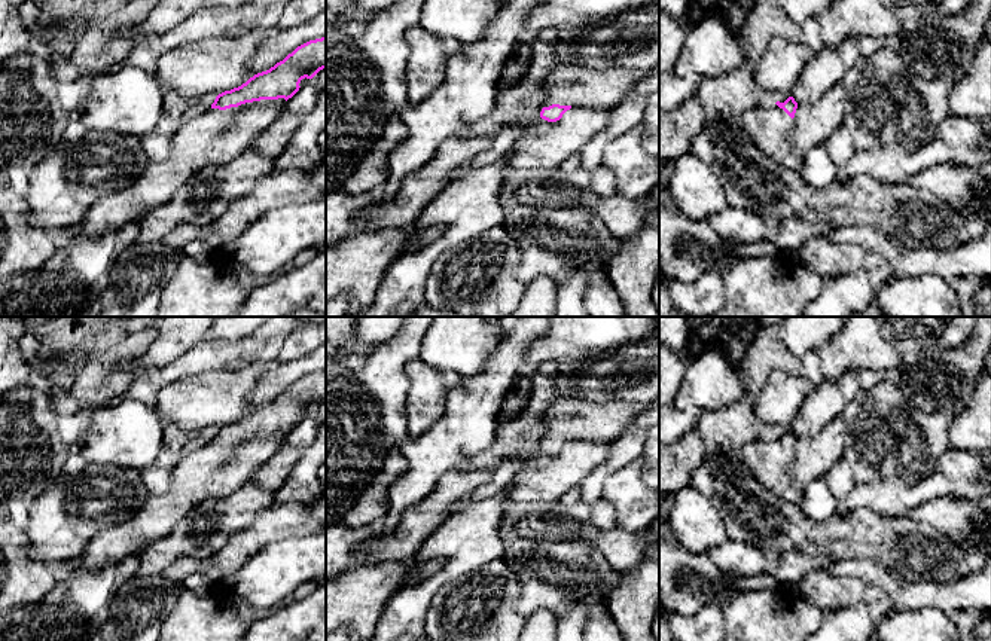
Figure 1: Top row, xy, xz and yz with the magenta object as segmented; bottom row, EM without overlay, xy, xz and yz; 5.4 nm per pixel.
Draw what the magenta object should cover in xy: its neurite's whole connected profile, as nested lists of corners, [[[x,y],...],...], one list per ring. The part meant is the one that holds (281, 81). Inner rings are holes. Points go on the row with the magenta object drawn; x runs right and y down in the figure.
[[[326,37],[298,46],[269,70],[254,74],[238,88],[219,94],[205,113],[187,119],[176,131],[170,155],[165,159],[149,164],[147,170],[128,189],[100,198],[89,208],[73,236],[97,238],[119,231],[132,220],[143,220],[158,207],[167,204],[201,170],[226,164],[248,150],[254,138],[284,115],[287,100],[299,91],[301,80],[312,79],[323,68],[326,68]]]

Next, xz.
[[[562,62],[543,80],[540,117],[557,122],[571,107],[612,110],[625,101],[631,88],[647,70],[610,67],[594,70],[577,62]]]

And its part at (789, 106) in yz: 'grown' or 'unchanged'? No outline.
grown

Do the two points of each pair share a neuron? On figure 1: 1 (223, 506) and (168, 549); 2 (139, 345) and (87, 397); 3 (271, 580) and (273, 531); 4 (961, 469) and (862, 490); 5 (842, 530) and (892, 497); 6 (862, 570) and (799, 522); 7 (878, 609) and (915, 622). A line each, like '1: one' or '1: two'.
1: one
2: one
3: two
4: one
5: two
6: two
7: two

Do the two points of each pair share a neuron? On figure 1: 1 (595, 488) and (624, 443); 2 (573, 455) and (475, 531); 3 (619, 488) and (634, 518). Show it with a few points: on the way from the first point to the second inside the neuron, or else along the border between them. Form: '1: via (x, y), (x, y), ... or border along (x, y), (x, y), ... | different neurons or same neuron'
1: via (597, 478), (621, 454) | same neuron
2: border along (514, 479), (514, 487), (503, 510) | different neurons
3: via (627, 495), (634, 503), (634, 510) | same neuron

